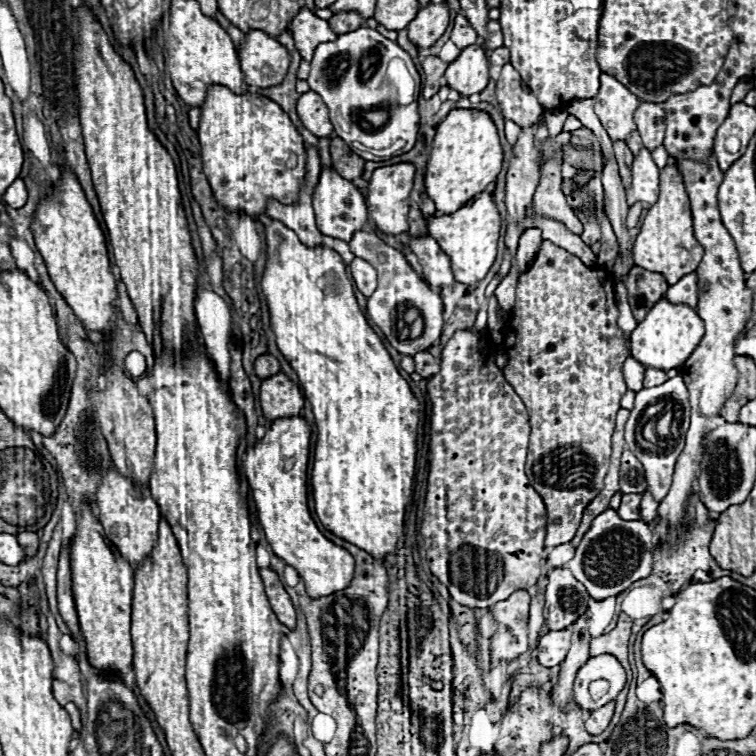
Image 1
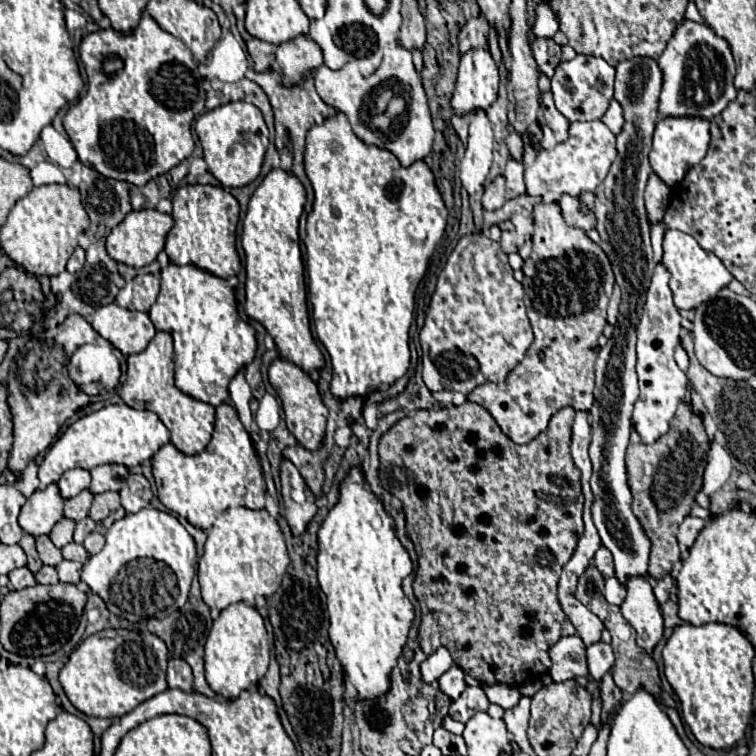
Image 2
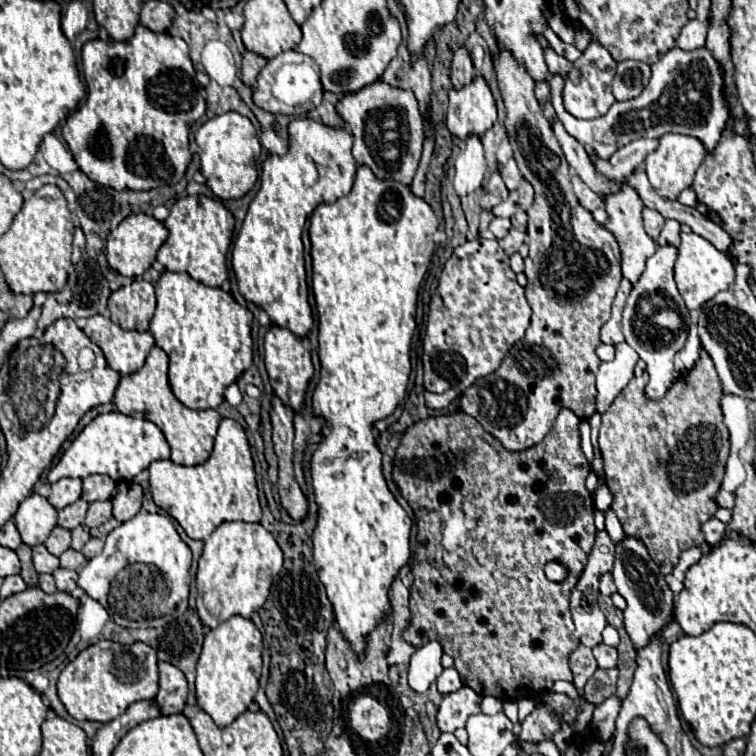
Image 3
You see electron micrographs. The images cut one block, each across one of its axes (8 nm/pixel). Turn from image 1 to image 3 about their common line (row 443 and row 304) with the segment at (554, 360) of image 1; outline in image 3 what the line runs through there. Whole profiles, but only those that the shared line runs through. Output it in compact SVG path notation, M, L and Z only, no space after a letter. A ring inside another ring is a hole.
M498 54L498 56L494 58L494 70L496 70L500 94L502 94L502 100L504 100L506 112L508 112L508 118L506 118L504 124L506 124L506 130L508 130L508 136L510 136L510 142L512 142L514 160L516 160L516 164L518 164L518 168L520 168L520 172L522 172L522 176L534 186L534 192L536 192L534 204L526 210L526 212L528 212L528 248L530 248L530 258L532 258L532 262L534 262L534 272L536 272L534 278L530 278L530 282L528 282L528 286L526 286L526 298L528 298L528 304L530 304L530 308L532 308L532 322L530 322L530 328L526 330L526 336L524 336L518 344L514 344L514 346L510 348L510 354L504 358L502 366L500 366L496 372L488 374L488 376L484 378L484 382L480 382L480 378L478 378L470 388L464 390L464 394L460 396L460 410L462 410L464 414L476 418L476 420L480 422L480 426L482 426L488 434L492 434L494 438L498 438L506 450L518 452L518 450L526 450L526 448L538 444L538 442L550 432L550 428L552 428L552 424L554 424L554 420L556 420L556 416L558 416L558 412L560 412L562 408L570 408L580 420L588 420L588 418L594 414L594 410L596 410L596 394L598 394L594 374L596 374L598 364L600 364L600 358L596 356L596 348L602 344L598 332L600 332L602 324L608 322L608 318L610 318L610 304L612 304L612 300L614 300L614 296L616 296L616 290L618 290L618 286L620 286L620 280L622 280L622 272L620 272L620 262L622 262L622 258L620 258L620 246L618 246L614 234L612 234L606 226L598 224L598 222L594 220L592 212L586 210L586 208L578 202L578 198L576 198L576 194L574 194L574 190L572 190L572 182L570 182L570 166L568 166L568 162L566 162L566 158L564 158L564 154L562 154L562 148L558 146L558 140L556 140L556 136L554 136L552 126L550 126L548 120L544 118L542 108L540 108L540 104L538 104L538 100L536 100L536 96L534 96L534 80L530 78L530 74L526 74L526 70L522 70L522 66L518 66L518 62L514 62L514 58L510 58L510 54Z

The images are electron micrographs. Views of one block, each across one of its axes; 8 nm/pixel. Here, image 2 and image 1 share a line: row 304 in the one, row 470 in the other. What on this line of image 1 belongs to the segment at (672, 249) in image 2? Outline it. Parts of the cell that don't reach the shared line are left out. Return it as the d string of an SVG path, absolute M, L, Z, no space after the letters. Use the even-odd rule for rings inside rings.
M710 156L706 162L692 162L692 160L680 160L680 158L674 158L674 160L676 160L678 170L684 176L686 192L690 198L692 218L694 218L694 234L706 250L704 258L696 270L700 284L706 284L706 292L700 294L700 304L696 308L698 316L706 324L706 334L700 340L698 348L692 352L692 356L680 368L680 374L688 386L688 392L690 392L692 424L690 424L690 430L686 434L686 446L684 446L684 450L676 462L676 472L674 472L670 492L660 502L660 508L658 508L658 518L666 518L670 530L676 530L682 526L686 500L688 500L690 492L694 492L694 482L696 482L698 470L700 470L696 456L702 450L702 442L708 434L708 418L720 412L722 404L732 396L732 390L736 386L738 372L732 364L732 358L736 356L734 354L734 342L740 336L740 332L744 330L744 326L752 314L752 292L746 288L744 272L742 272L740 260L738 260L738 252L734 248L730 234L722 226L720 214L718 214L716 194L718 194L718 186L724 180L724 172L718 168L718 162L714 156Z

